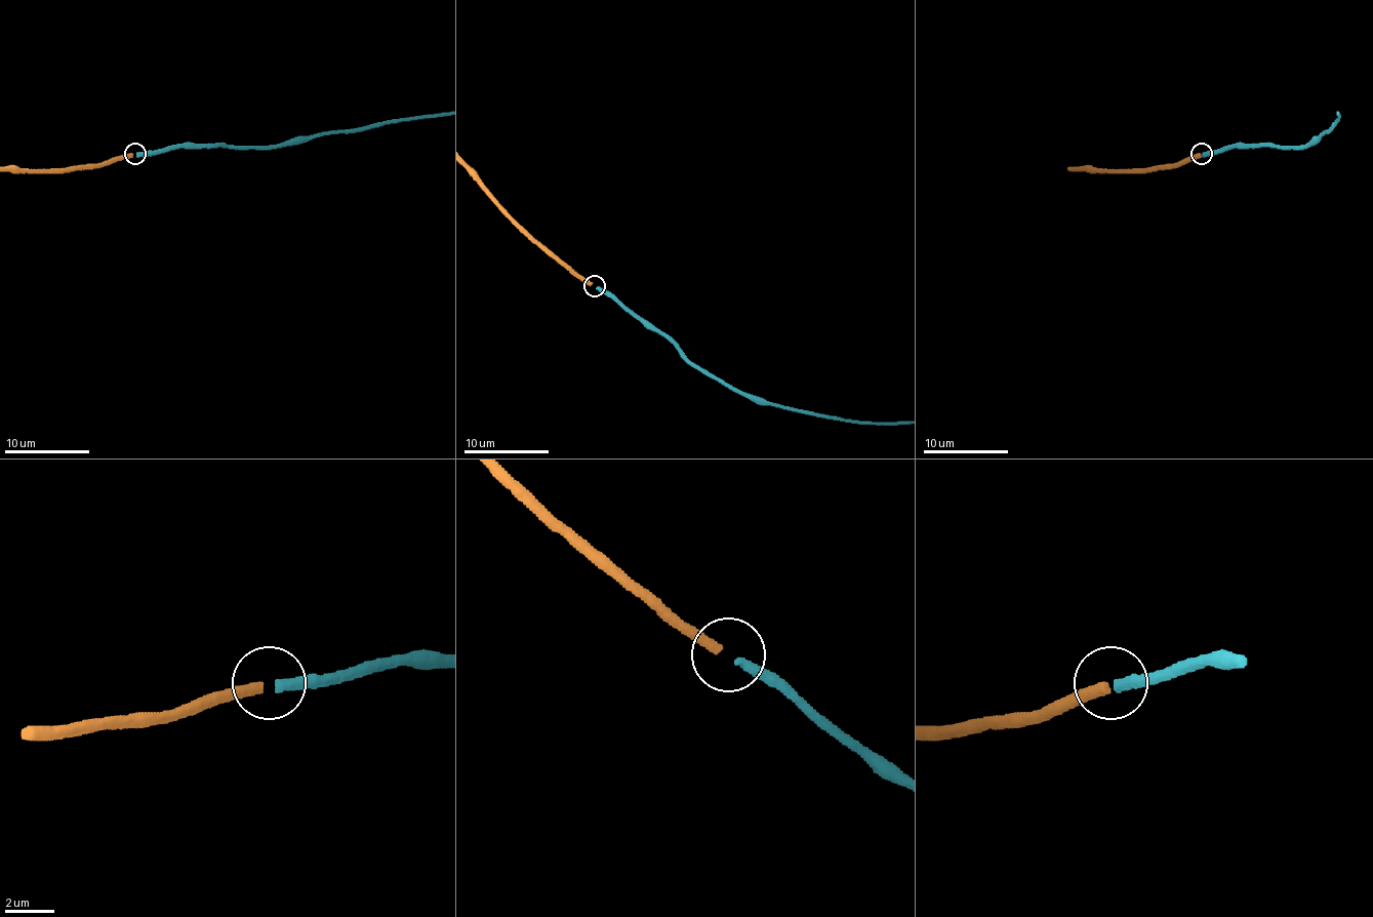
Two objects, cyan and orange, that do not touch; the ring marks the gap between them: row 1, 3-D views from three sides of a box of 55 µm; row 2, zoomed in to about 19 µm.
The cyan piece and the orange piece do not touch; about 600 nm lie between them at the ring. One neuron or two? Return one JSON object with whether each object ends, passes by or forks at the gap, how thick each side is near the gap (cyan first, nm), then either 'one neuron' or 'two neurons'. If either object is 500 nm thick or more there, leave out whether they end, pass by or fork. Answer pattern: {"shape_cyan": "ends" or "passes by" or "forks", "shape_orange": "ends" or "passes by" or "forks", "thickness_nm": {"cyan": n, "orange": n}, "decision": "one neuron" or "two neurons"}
{"shape_cyan": "ends", "shape_orange": "ends", "thickness_nm": {"cyan": 400, "orange": 400}, "decision": "one neuron"}

